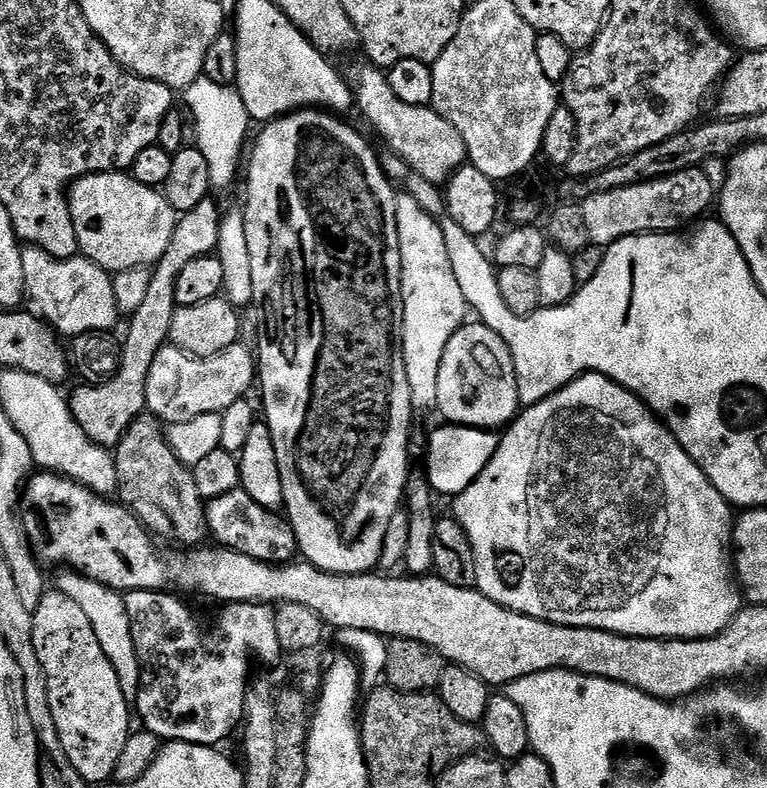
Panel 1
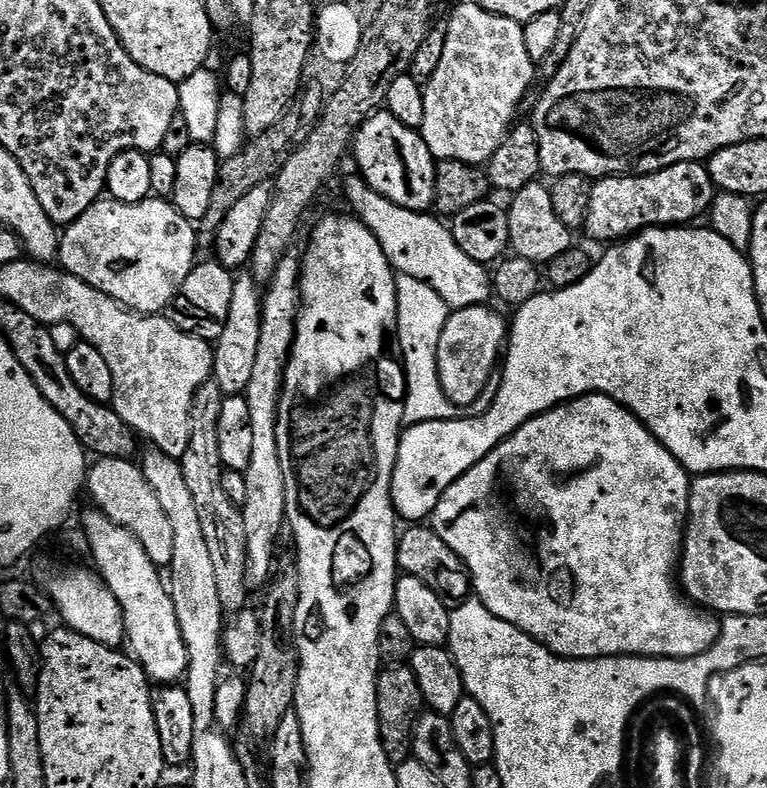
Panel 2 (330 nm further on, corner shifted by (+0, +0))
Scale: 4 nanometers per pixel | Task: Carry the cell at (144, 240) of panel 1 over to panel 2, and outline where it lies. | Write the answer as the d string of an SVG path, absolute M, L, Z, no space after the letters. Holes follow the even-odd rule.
M111 198L94 201L73 224L63 229L60 237L58 264L65 272L82 278L94 290L102 290L133 312L160 314L186 282L186 274L197 263L196 232L193 221L187 220L171 202L164 198L149 198L137 204L118 202Z

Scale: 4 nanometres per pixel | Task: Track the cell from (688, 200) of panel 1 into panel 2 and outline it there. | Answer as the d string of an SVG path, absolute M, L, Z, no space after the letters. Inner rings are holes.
M691 160L666 166L657 172L631 176L606 176L592 185L590 210L583 231L596 240L620 242L653 226L684 226L709 211L718 189L703 163Z

